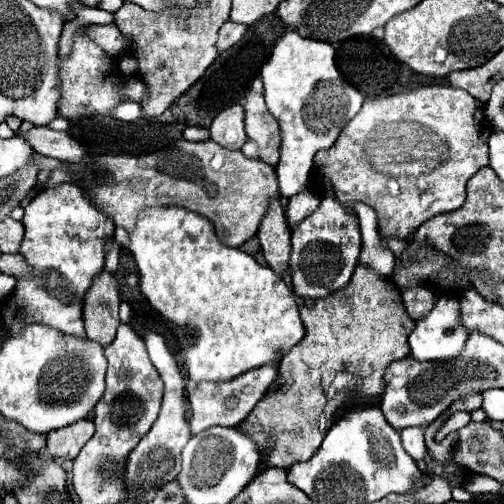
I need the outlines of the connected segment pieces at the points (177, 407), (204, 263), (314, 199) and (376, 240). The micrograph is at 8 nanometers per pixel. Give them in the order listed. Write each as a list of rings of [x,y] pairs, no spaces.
[[[146,330],[144,332],[144,342],[146,342],[146,348],[148,348],[152,364],[156,366],[158,374],[162,376],[162,382],[164,382],[166,390],[164,390],[164,400],[162,400],[162,410],[160,410],[158,420],[154,422],[150,432],[140,440],[140,444],[128,456],[126,488],[136,498],[142,498],[142,500],[150,502],[164,484],[176,480],[176,476],[180,472],[180,452],[186,446],[186,442],[192,438],[192,432],[190,432],[190,424],[186,420],[184,378],[180,374],[180,368],[178,368],[174,356],[166,348],[164,338],[160,334],[156,334],[154,330]]]
[[[180,206],[148,208],[138,214],[136,226],[128,234],[128,250],[138,264],[140,288],[152,308],[178,326],[194,328],[202,336],[200,354],[220,354],[186,356],[190,380],[236,378],[252,368],[282,360],[304,338],[300,312],[286,282],[246,252],[222,244],[212,222],[204,216]]]
[[[304,190],[296,196],[292,196],[288,200],[288,206],[286,206],[286,220],[290,226],[302,222],[306,216],[310,216],[320,204],[320,196],[312,190]]]
[[[354,204],[356,216],[360,220],[362,230],[362,252],[360,252],[360,264],[372,268],[376,274],[390,278],[396,266],[394,254],[388,250],[384,238],[378,232],[378,218],[376,212],[366,204]]]

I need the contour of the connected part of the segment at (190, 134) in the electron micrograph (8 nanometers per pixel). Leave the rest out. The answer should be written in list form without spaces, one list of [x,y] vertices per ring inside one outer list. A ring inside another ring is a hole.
[[[189,126],[185,128],[183,138],[189,141],[202,142],[202,140],[210,140],[210,132],[206,128]]]

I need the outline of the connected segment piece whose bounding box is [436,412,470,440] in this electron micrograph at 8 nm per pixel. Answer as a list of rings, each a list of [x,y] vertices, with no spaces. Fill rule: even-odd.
[[[456,412],[456,414],[452,414],[452,416],[446,420],[446,424],[438,430],[436,440],[442,440],[442,438],[448,436],[450,432],[464,428],[468,422],[470,422],[470,412]]]

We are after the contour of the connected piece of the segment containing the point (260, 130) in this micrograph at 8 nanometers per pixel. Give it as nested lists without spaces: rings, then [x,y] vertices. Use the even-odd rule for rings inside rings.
[[[250,92],[244,100],[246,110],[246,134],[252,142],[258,144],[260,160],[270,166],[276,166],[280,160],[280,126],[276,118],[268,112],[264,104],[264,96]]]

